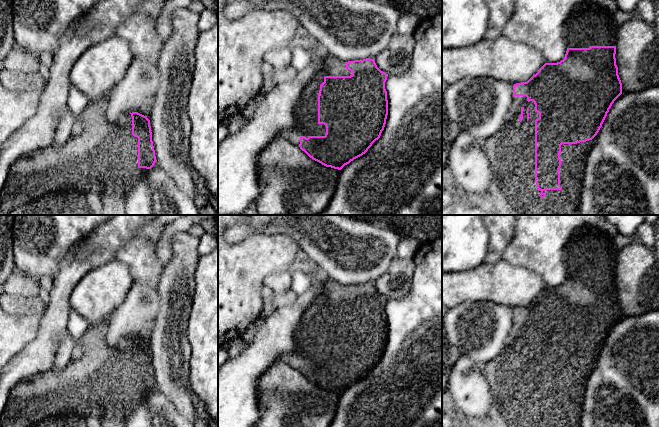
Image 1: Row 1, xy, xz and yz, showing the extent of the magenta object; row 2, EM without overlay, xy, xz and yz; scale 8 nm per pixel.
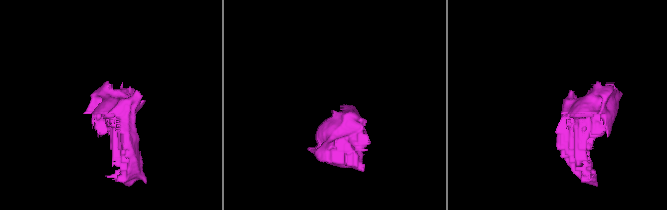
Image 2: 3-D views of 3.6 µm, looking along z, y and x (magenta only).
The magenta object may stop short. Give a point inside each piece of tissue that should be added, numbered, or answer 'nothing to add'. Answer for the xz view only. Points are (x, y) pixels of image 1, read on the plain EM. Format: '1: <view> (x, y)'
1: xz (306, 334)

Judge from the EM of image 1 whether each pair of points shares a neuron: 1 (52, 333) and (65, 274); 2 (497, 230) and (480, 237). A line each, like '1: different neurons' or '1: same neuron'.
1: same neuron
2: different neurons

